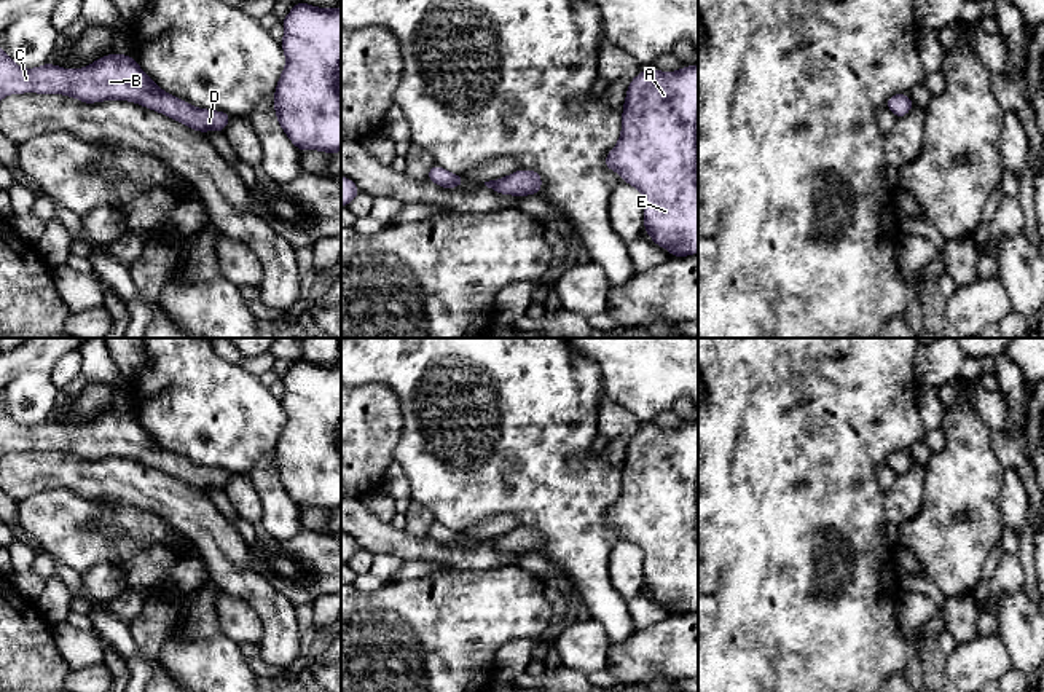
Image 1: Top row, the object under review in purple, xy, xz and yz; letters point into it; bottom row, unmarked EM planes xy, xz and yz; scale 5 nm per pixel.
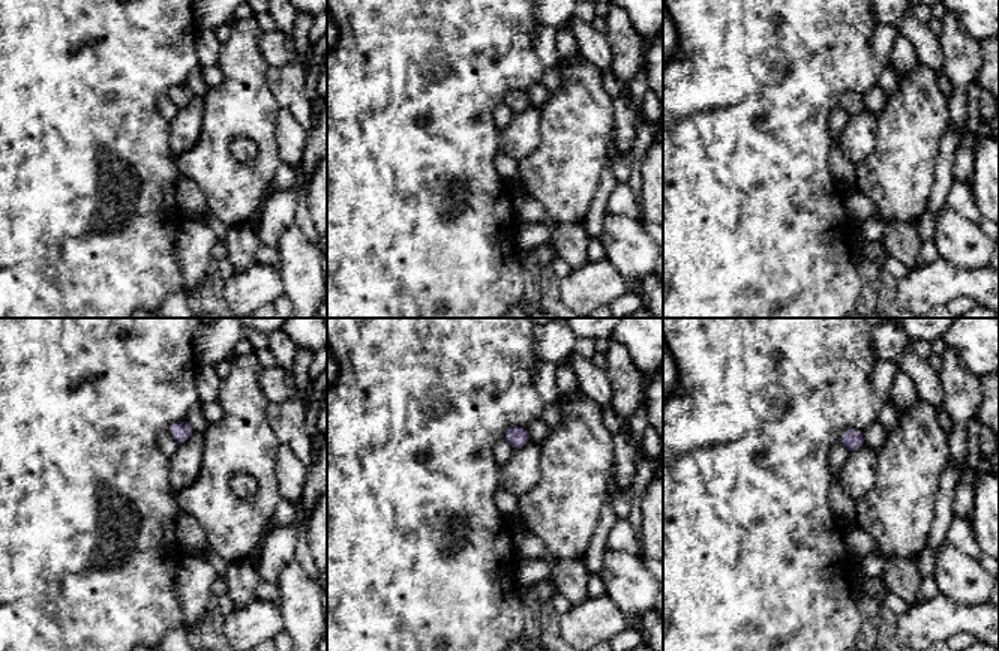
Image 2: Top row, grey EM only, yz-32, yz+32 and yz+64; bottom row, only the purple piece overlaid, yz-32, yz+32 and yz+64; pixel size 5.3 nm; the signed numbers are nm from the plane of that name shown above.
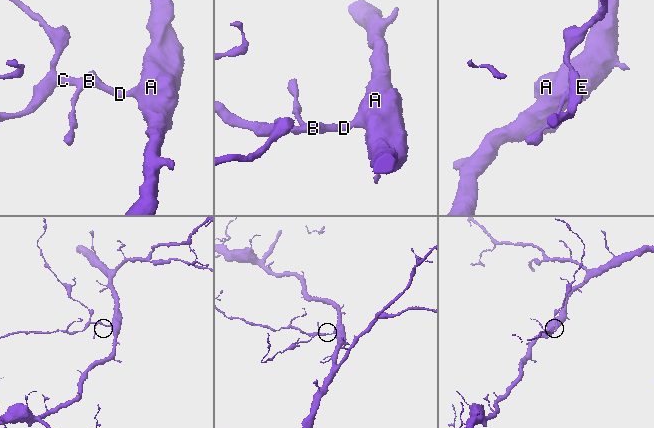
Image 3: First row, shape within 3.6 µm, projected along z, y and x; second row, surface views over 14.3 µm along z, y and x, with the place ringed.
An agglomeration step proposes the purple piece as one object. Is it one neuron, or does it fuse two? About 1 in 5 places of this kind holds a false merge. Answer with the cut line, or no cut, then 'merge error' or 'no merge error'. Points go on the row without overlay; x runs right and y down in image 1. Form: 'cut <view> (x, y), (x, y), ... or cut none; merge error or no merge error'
cut none; no merge error

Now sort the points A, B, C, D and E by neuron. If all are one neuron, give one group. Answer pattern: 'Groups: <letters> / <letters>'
Groups: A B C D E

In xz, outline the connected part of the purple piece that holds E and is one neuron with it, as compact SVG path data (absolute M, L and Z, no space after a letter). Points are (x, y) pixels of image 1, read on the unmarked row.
M698 421L677 429L646 426L626 446L622 490L604 521L644 553L644 587L671 614L698 609Z

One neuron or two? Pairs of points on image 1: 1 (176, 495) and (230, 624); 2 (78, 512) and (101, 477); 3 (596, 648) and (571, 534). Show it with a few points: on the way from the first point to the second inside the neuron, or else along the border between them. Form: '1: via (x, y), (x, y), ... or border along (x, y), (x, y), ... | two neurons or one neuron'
1: border along (223, 592), (246, 600), (257, 611) | two neurons
2: border along (51, 488), (69, 488), (101, 499) | two neurons
3: border along (590, 619), (601, 625), (611, 646) | two neurons

